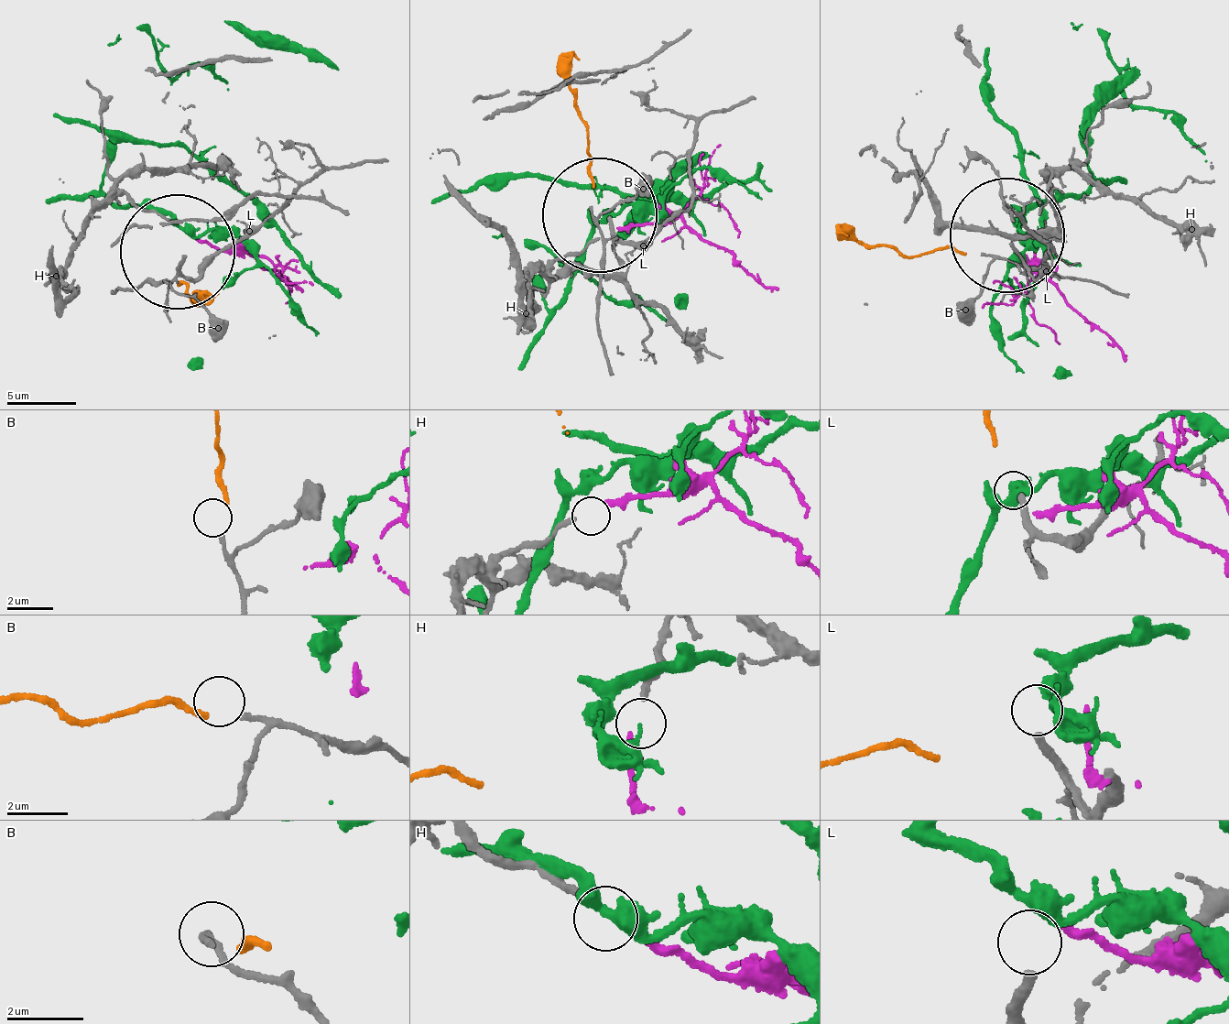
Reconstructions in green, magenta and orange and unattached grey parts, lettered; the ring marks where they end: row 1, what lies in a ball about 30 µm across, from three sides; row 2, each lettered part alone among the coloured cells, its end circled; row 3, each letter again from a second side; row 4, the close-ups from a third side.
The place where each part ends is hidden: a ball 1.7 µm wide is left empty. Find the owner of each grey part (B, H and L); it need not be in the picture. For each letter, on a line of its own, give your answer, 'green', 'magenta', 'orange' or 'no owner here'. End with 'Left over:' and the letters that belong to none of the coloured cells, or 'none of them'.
B: no owner here
H: magenta
L: no owner here
Left over: B, L

